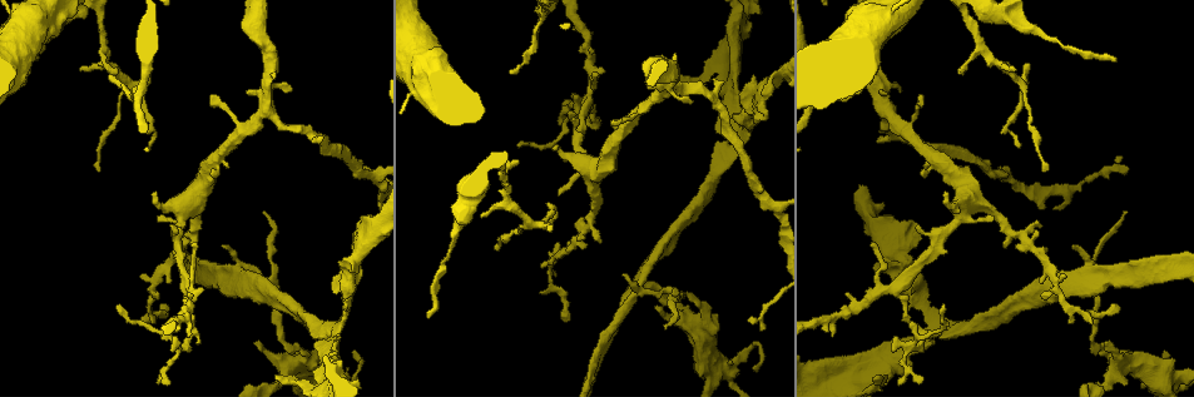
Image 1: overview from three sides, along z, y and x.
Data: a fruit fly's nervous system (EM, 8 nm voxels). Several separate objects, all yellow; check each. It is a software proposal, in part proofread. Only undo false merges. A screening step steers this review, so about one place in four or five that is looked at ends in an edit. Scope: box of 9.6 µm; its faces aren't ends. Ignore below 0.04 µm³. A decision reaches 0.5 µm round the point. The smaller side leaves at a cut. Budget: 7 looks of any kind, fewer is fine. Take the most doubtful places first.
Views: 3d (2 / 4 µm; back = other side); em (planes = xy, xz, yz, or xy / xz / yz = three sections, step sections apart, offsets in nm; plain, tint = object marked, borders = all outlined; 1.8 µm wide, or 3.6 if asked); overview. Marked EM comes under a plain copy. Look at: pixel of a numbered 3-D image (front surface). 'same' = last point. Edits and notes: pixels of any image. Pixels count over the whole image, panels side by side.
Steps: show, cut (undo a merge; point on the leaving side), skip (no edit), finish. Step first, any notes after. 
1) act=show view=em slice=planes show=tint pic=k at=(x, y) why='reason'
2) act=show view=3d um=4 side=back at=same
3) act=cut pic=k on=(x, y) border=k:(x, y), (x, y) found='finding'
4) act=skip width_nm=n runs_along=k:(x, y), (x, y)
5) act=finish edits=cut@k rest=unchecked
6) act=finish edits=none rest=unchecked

act=show view=em slice=xy step=8 show=tint pic=1 at=(237, 270)

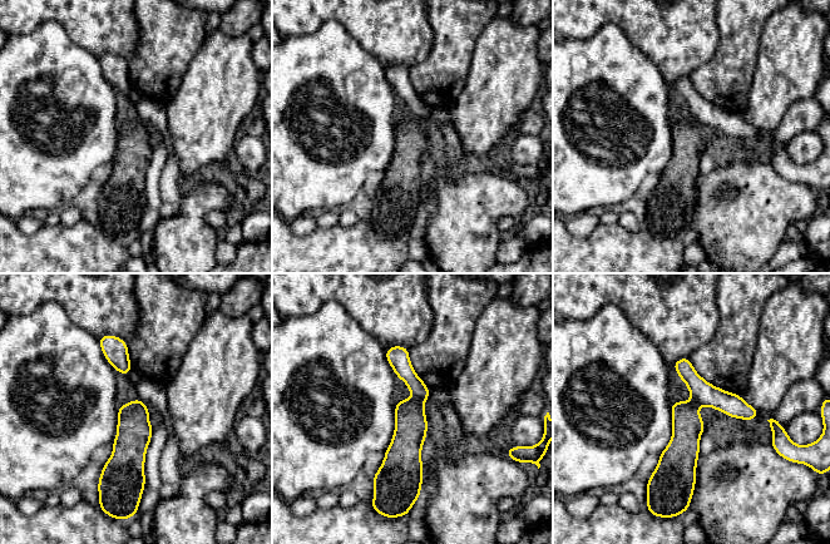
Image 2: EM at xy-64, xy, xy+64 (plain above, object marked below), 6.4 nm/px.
act=cut pic=2 on=(401, 366) border=2:(414, 396), (423, 402) found='two cells meet here'

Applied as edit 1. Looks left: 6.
act=show view=em slice=xz step=4 show=tint pic=1 at=(333, 329) why='sudden change in width'

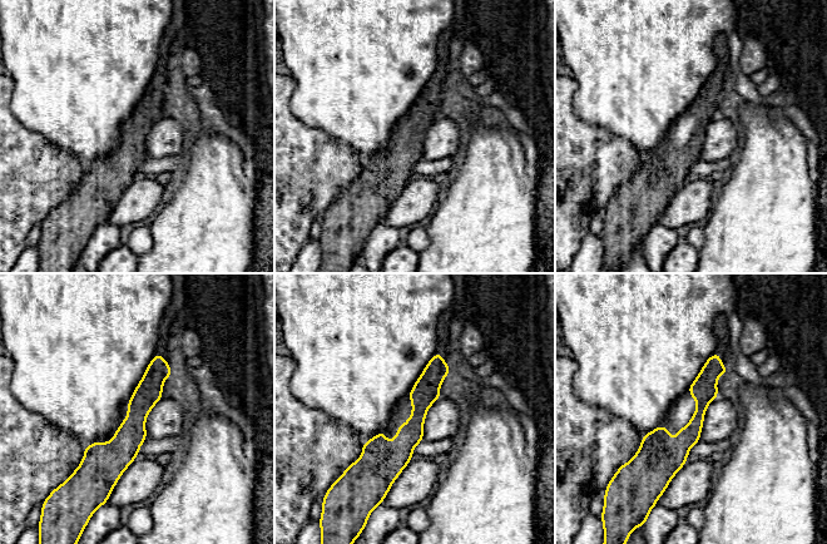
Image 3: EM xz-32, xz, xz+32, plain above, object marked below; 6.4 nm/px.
act=show view=em slice=xy step=4 show=tint at=same

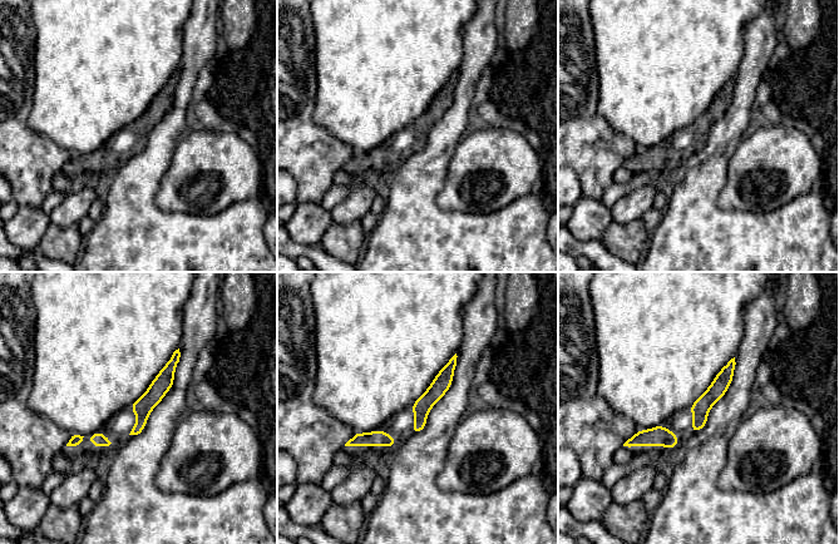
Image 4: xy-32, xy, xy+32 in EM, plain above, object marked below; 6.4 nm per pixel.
act=skip found='continuous, no second cell'

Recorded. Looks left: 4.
act=show view=3d um=4 pic=1 at=(184, 289) why='side arm on a straight run'

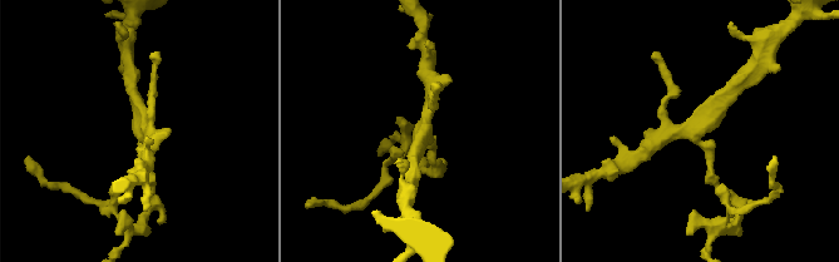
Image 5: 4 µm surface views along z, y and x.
act=show view=em um=3.6 slice=xy step=16 show=tint pic=5 at=(421, 128)

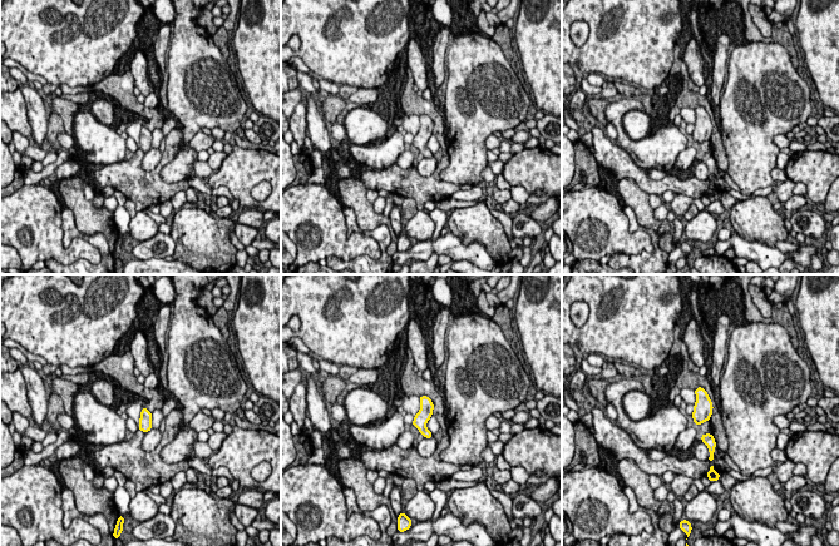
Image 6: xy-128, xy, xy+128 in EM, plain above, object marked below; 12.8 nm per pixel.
act=show view=em um=3.6 slice=planes show=tint at=same

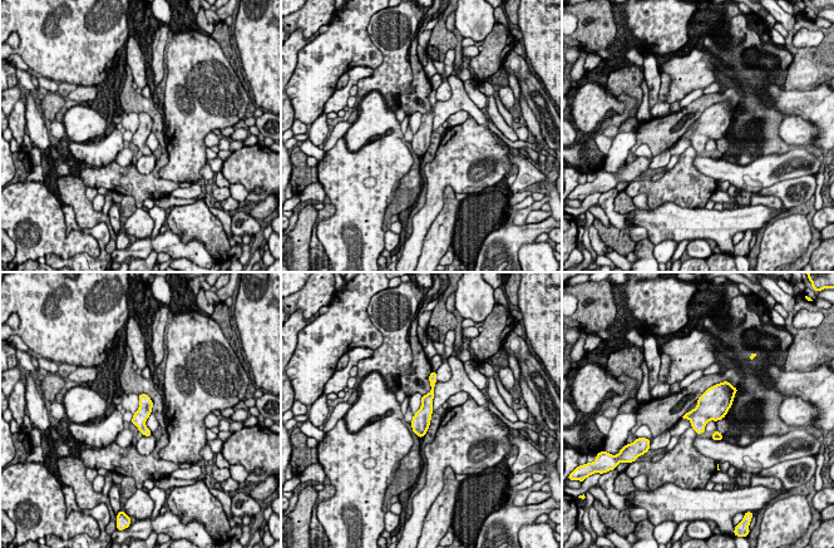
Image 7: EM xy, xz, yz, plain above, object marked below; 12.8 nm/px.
act=skip width_nm=190 found='all the same cell'

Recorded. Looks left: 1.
act=finish edits=cut@2 rest=unchecked

